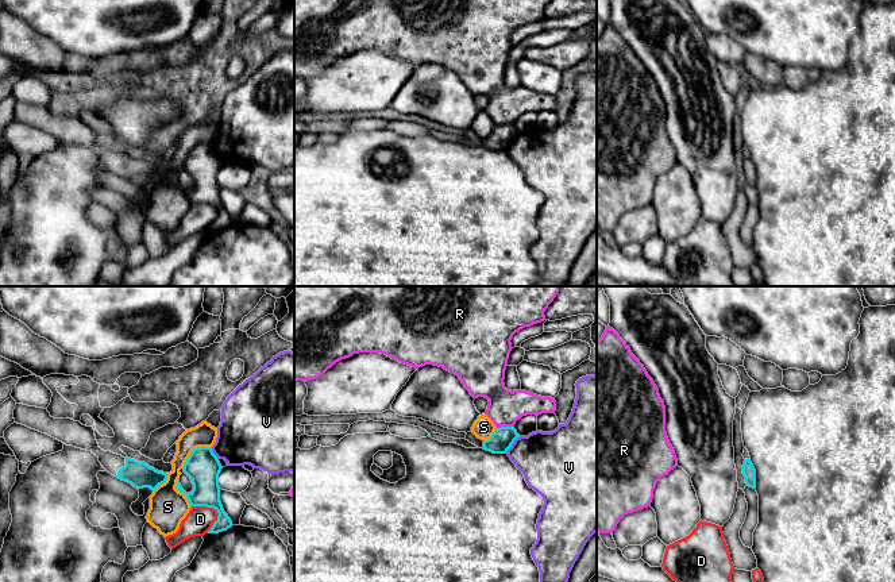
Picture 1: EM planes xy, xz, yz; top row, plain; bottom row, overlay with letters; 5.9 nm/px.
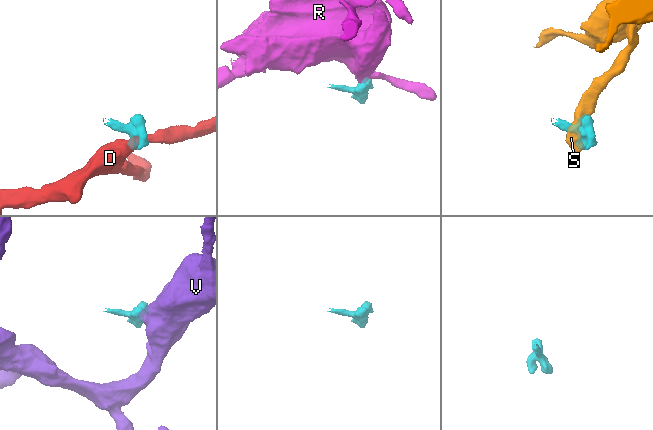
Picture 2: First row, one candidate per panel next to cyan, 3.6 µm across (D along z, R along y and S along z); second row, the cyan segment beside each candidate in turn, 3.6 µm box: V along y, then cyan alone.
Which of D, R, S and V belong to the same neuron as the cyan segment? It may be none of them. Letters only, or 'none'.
none

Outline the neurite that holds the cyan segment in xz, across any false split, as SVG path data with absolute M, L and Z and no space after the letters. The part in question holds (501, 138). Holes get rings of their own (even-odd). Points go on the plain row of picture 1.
M514 124L495 126L491 135L483 139L483 147L493 151L506 151L517 135L520 132Z

